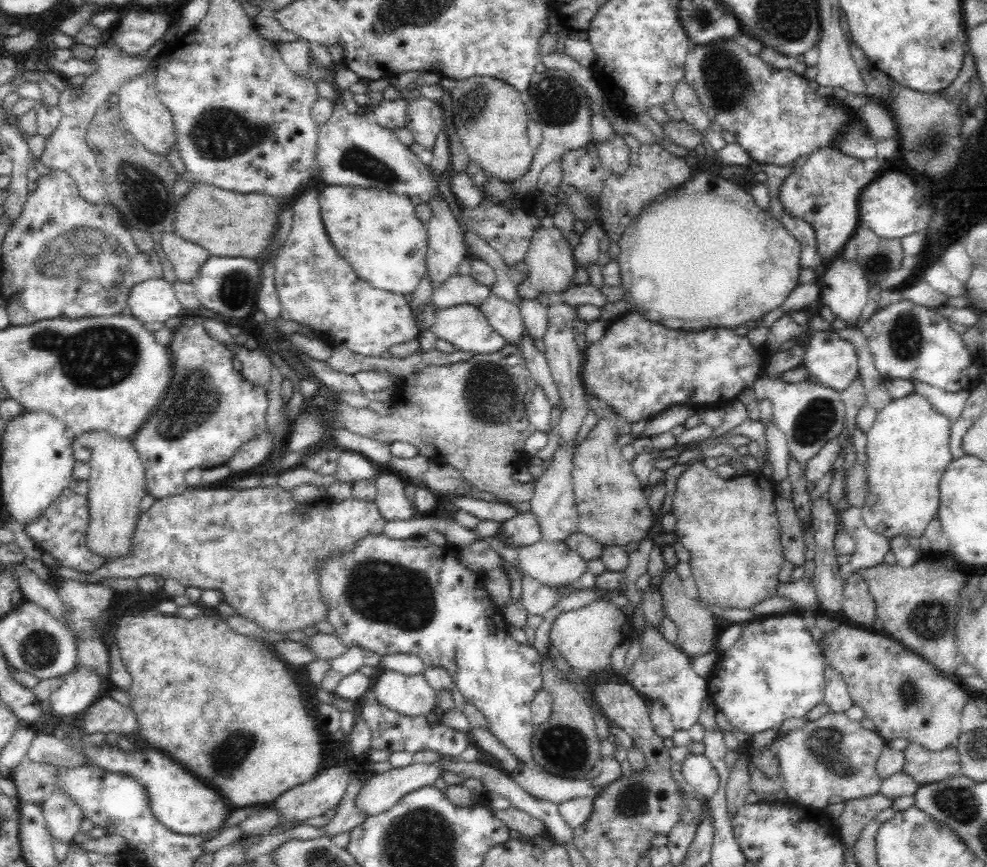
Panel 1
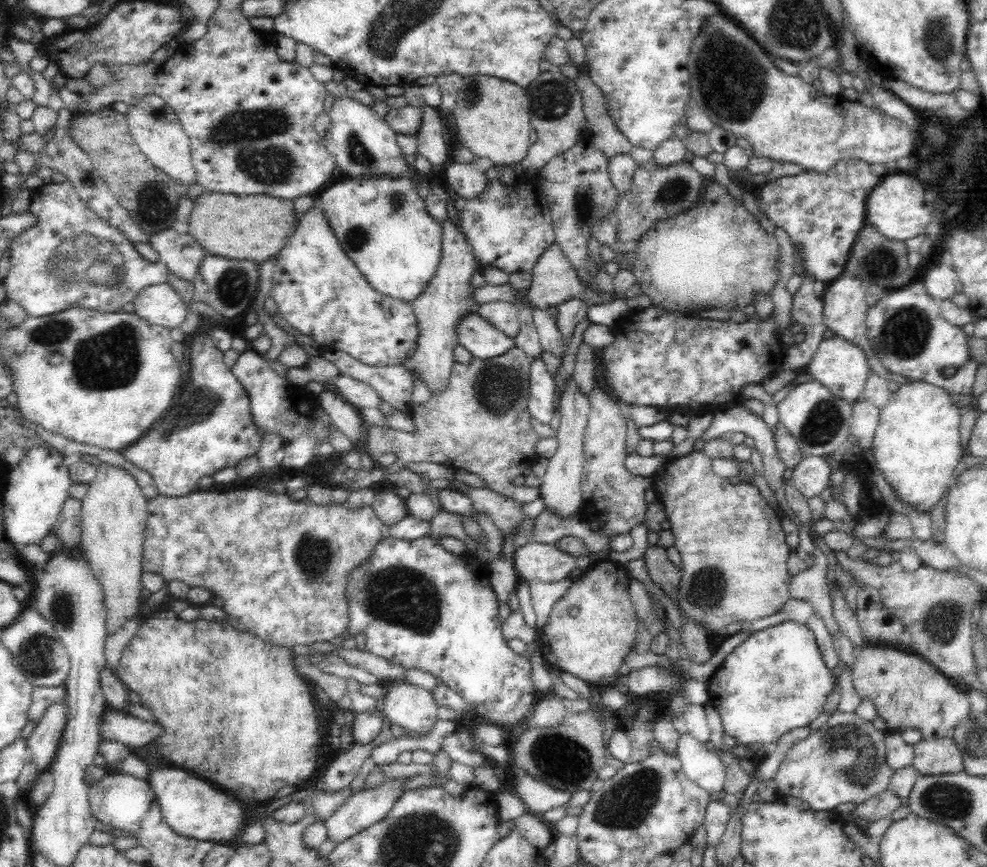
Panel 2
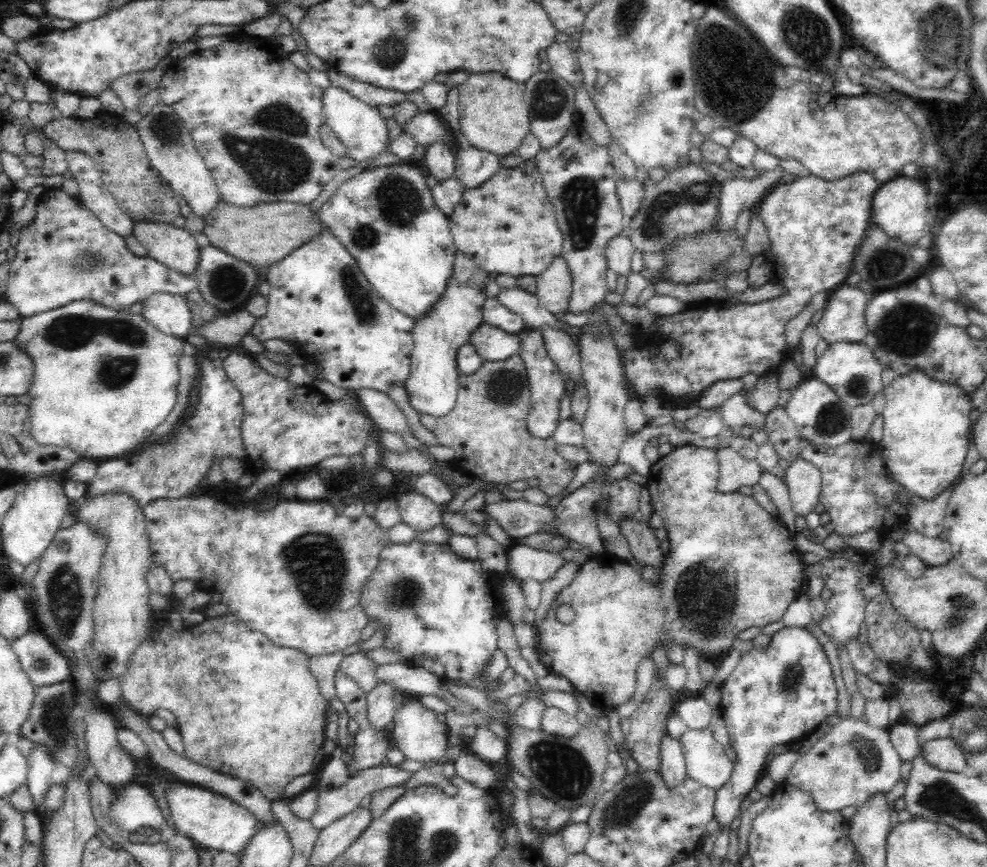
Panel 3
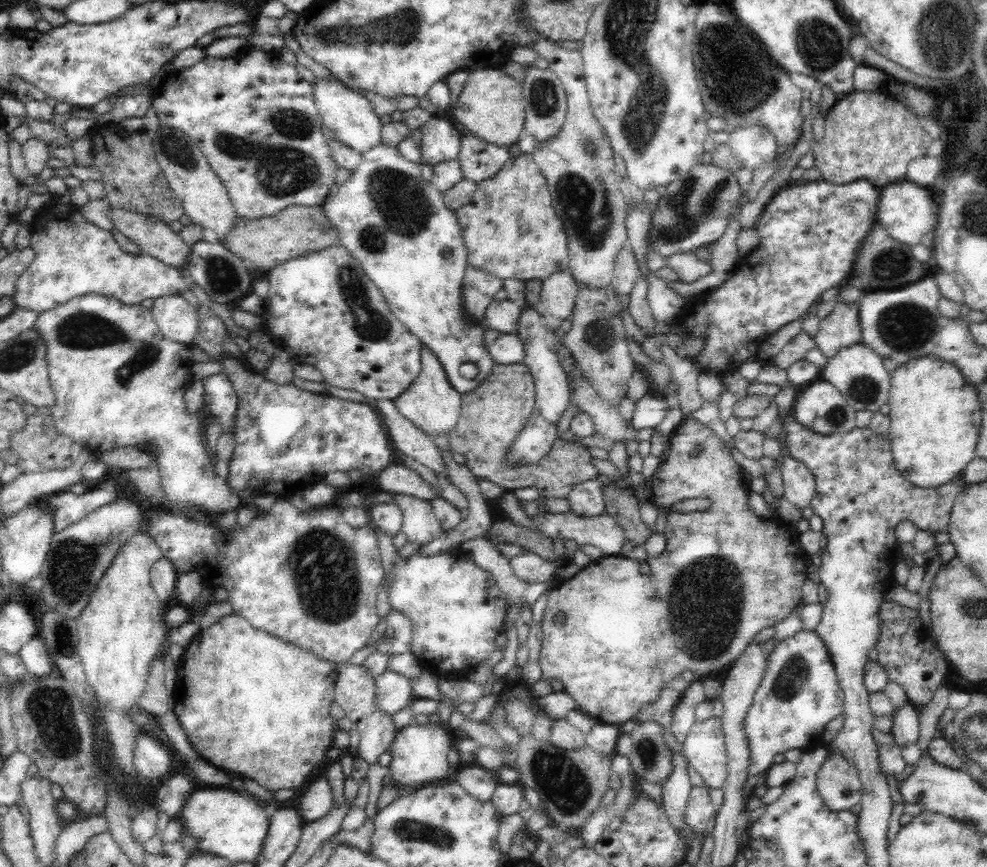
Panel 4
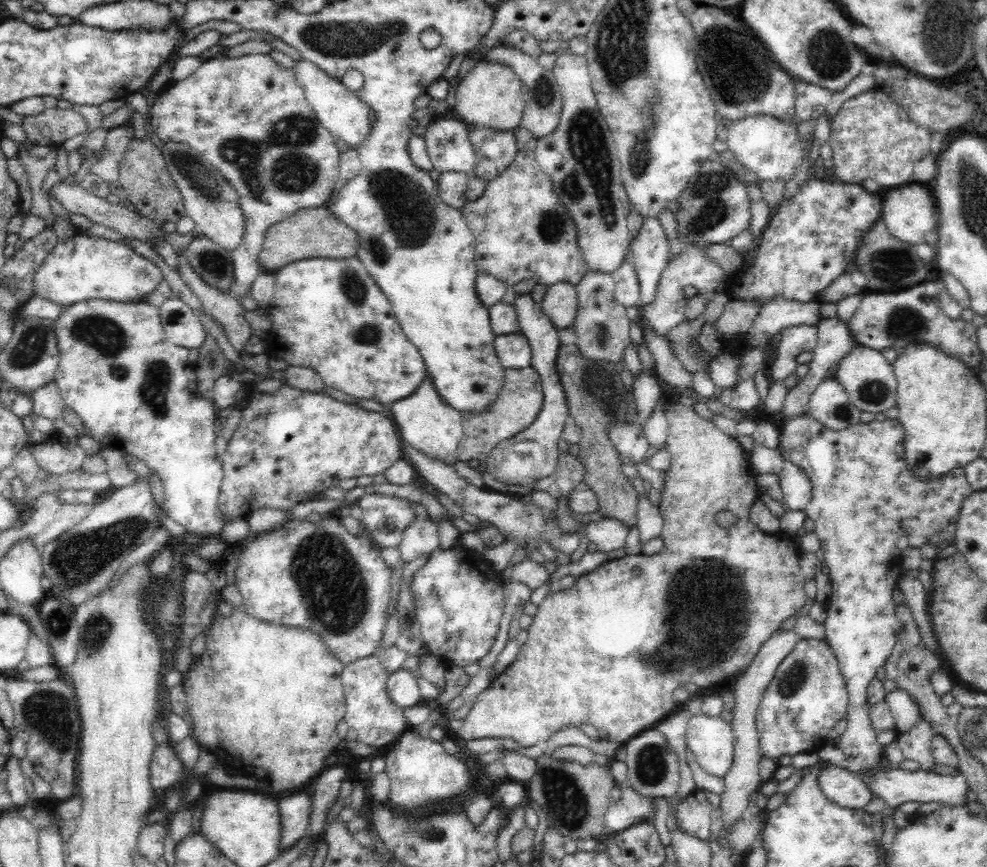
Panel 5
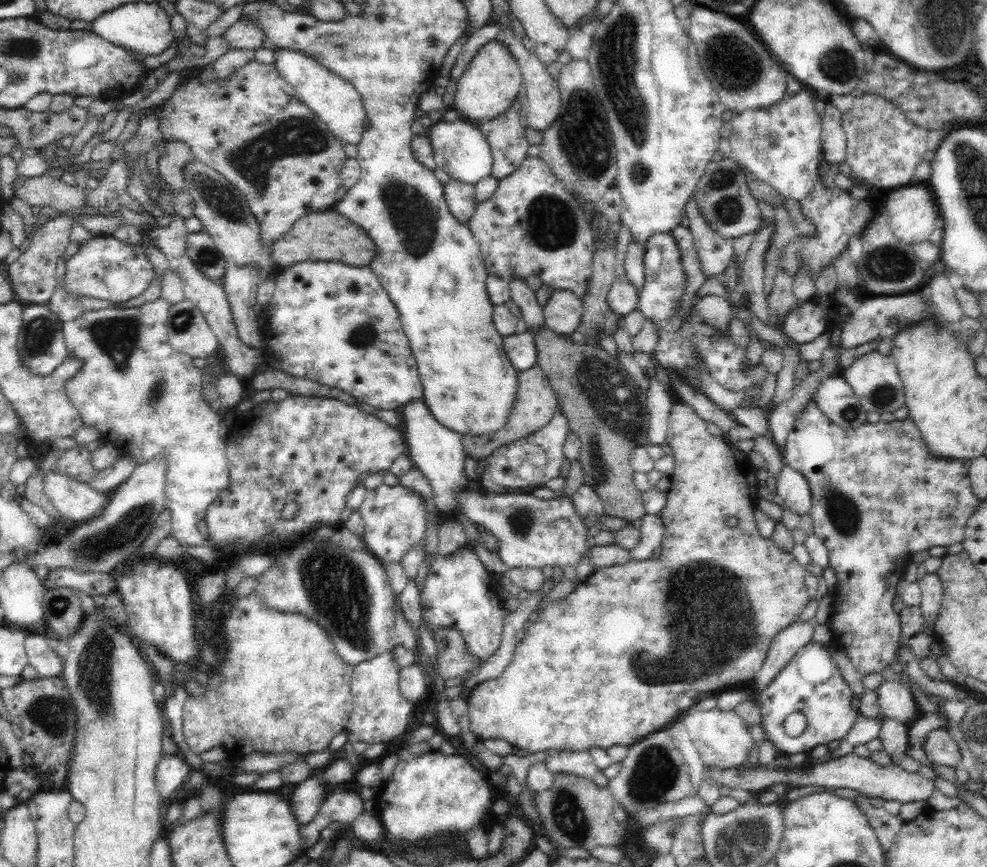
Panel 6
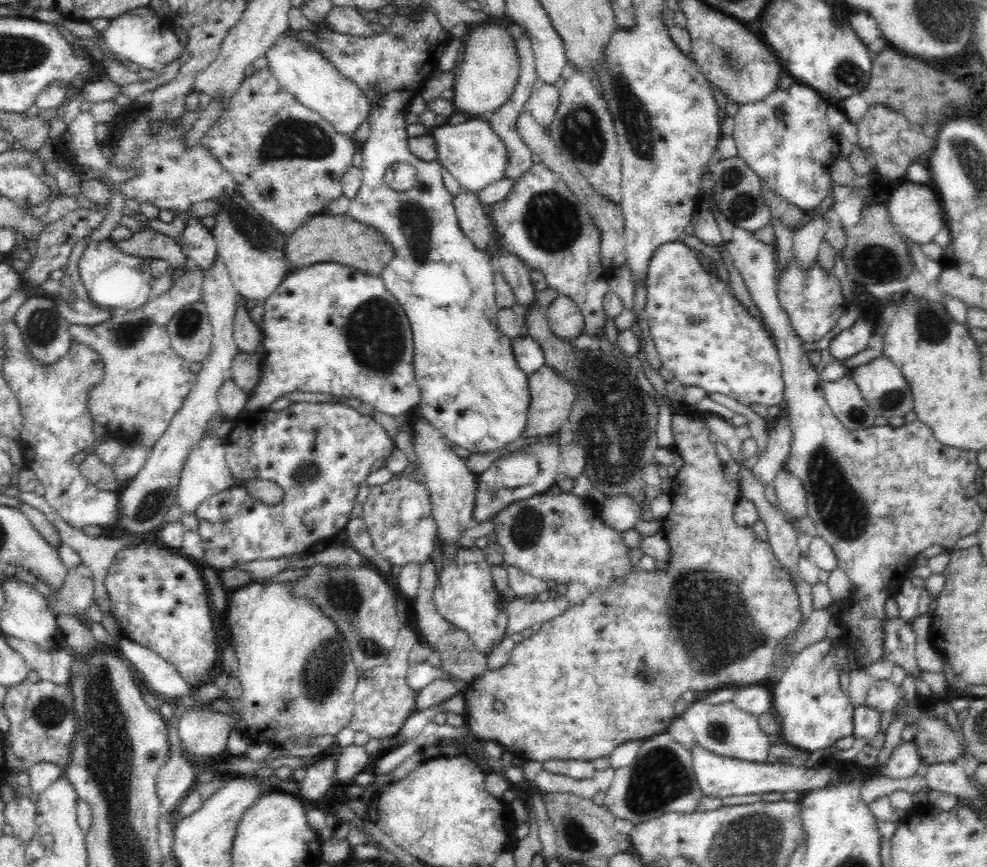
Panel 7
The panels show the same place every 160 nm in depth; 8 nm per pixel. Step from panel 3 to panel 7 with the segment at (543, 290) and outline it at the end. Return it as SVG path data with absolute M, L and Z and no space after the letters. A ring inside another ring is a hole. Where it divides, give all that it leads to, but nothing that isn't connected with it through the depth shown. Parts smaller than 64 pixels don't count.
M558 295L545 314L550 331L564 340L574 340L585 331L584 315L578 305L564 295Z

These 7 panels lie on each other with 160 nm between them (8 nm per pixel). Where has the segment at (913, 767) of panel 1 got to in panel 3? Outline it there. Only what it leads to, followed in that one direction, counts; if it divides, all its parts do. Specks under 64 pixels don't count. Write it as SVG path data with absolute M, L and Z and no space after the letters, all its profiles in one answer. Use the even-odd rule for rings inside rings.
M953 737L926 741L921 745L921 753L928 764L946 772L962 773L967 766L965 753Z

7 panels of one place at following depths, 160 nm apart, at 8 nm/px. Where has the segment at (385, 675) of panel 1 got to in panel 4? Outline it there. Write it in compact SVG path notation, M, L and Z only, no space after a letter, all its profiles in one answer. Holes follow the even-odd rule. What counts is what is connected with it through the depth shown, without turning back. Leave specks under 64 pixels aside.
M411 721L410 724L398 729L393 743L389 746L392 757L388 766L390 785L406 787L412 792L424 785L442 784L454 780L456 765L452 766L448 763L448 752L452 743L448 730L442 728L441 724L424 725Z

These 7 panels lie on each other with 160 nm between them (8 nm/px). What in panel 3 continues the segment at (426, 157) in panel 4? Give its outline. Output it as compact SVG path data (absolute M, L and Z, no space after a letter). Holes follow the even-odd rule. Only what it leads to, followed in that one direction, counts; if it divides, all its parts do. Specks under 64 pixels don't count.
M432 111L416 114L403 128L404 133L411 134L418 144L426 147L432 143L455 146L453 133L447 131Z

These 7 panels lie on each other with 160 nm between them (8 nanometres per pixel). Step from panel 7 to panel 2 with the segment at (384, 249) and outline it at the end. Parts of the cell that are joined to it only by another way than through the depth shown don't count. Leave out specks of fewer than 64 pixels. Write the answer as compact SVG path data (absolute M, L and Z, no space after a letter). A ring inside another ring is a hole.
M206 191L193 203L187 232L209 254L236 260L251 260L260 265L276 256L286 246L298 220L300 217L295 212L294 200L267 195L222 195Z

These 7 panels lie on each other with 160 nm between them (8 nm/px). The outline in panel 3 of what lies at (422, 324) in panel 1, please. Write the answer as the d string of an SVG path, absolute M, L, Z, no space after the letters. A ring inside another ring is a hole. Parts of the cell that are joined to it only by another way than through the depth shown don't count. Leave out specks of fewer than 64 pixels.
M485 323L470 335L469 341L478 354L485 361L490 362L502 361L518 355L521 347L518 334L504 332Z

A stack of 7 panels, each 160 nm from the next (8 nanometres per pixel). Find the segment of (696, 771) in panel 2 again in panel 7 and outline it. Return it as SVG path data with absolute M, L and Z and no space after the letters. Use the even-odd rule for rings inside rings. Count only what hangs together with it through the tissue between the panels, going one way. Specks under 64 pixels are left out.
M693 701L680 716L694 734L695 741L716 755L759 763L764 763L769 755L768 734L760 728L758 717L738 708L732 701L720 704Z

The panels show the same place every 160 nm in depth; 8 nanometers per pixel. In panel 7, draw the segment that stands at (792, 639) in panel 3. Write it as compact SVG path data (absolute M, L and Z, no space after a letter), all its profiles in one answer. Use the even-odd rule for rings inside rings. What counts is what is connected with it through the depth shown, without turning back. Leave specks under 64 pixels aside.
M828 637L803 648L784 676L770 684L775 717L780 722L782 741L809 753L824 750L844 736L852 735L853 710L839 681L834 663L834 646Z

